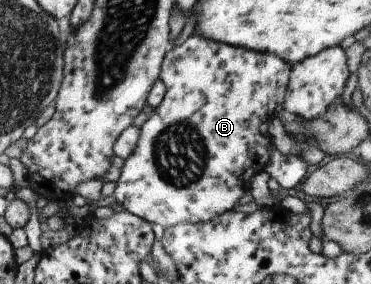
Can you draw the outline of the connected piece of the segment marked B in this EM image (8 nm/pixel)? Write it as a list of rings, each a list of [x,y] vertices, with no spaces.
[[[193,33],[183,44],[172,47],[165,55],[162,62],[159,79],[164,82],[165,96],[161,104],[151,112],[149,118],[143,122],[139,129],[139,140],[133,154],[124,160],[119,180],[116,182],[115,198],[117,202],[126,208],[130,213],[136,214],[139,218],[144,218],[147,222],[161,224],[165,229],[179,223],[201,223],[215,220],[226,212],[233,211],[238,206],[241,198],[248,192],[251,184],[251,178],[264,170],[269,152],[271,152],[272,140],[269,135],[269,123],[274,115],[275,108],[279,103],[285,100],[287,84],[289,84],[289,75],[291,67],[288,62],[279,58],[276,54],[268,52],[255,52],[239,46],[231,46],[220,42],[213,42],[197,36]]]

